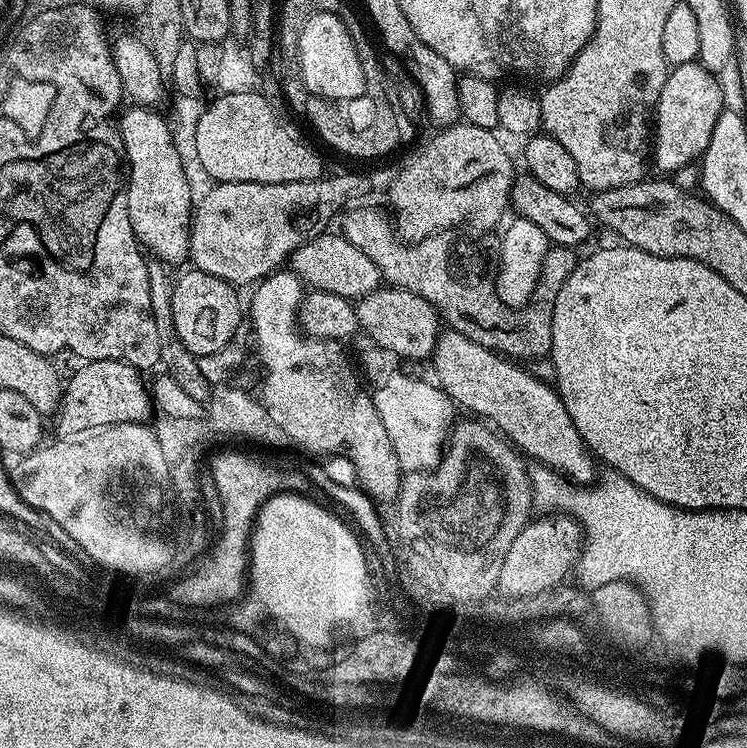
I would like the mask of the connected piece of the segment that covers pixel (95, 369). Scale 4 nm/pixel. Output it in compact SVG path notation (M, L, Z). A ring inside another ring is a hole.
M90 360L79 365L81 368L77 370L76 373L73 374L72 377L67 377L66 383L64 384L64 397L60 400L60 411L55 413L54 421L56 420L56 428L61 437L73 436L74 434L78 434L82 430L94 430L98 426L110 426L111 424L121 424L122 422L134 422L135 424L139 424L141 422L147 421L149 418L147 417L151 413L154 412L154 405L152 394L149 388L149 385L144 384L144 380L142 377L141 369L135 368L134 366L130 366L126 362L122 362L121 360Z

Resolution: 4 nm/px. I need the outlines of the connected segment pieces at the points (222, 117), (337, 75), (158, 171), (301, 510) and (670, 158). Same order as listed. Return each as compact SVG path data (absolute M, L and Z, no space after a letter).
M259 91L250 93L226 93L217 95L213 104L205 107L198 118L194 146L197 148L196 160L212 182L254 182L254 183L290 183L306 182L325 175L324 164L320 156L308 144L295 140L280 125L278 117L272 113L272 104Z
M314 13L299 32L296 56L302 81L313 97L321 100L353 100L365 95L361 63L349 31L332 13Z
M128 106L119 113L118 131L124 143L124 159L128 169L128 217L137 240L155 259L162 260L173 266L179 265L179 260L187 261L188 239L191 234L194 197L187 182L182 158L173 140L173 129L169 121L159 116L153 107Z
M294 490L276 493L260 507L249 544L248 578L256 587L256 593L273 613L288 623L292 631L317 646L331 644L337 628L362 620L368 612L366 603L370 602L366 586L362 584L366 580L362 564L365 547L362 542L360 544L353 527L324 506Z
M693 62L691 64L677 64L675 67L669 71L668 77L666 78L666 86L662 86L662 94L658 98L656 103L656 110L654 113L654 168L657 168L657 173L660 174L672 174L668 172L676 172L679 168L684 168L688 163L699 161L700 157L704 155L706 146L710 142L710 134L714 132L714 126L718 118L720 117L721 112L725 111L726 104L724 104L724 92L720 89L720 84L717 77L710 70L706 70L698 62Z

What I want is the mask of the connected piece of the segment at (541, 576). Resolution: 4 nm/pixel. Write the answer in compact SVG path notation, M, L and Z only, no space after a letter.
M544 514L539 518L529 519L510 550L506 550L499 582L499 591L505 596L538 594L565 583L564 575L573 571L580 555L582 529L578 520L567 514Z

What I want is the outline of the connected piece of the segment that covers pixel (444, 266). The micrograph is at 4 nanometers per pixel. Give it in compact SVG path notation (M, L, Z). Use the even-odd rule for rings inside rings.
M360 206L349 207L343 213L345 216L342 235L350 242L354 242L354 246L358 246L358 250L362 250L362 254L366 254L366 258L370 258L370 262L374 262L374 266L378 266L381 277L391 287L405 288L426 298L428 302L435 305L443 323L451 331L466 334L466 338L474 338L474 342L487 348L493 348L495 352L509 358L517 358L522 362L536 359L539 361L551 353L554 298L558 298L558 290L562 290L562 282L566 282L566 278L570 278L570 274L576 269L578 263L576 248L568 248L565 244L552 244L544 259L544 271L540 277L540 284L532 299L527 304L523 304L521 308L511 308L506 302L502 302L502 298L496 293L496 277L493 269L491 267L488 269L487 254L478 245L471 244L468 240L459 240L456 237L459 235L453 234L451 231L436 232L425 240L405 242L394 231L393 221L389 217L387 220L378 209L356 207Z

